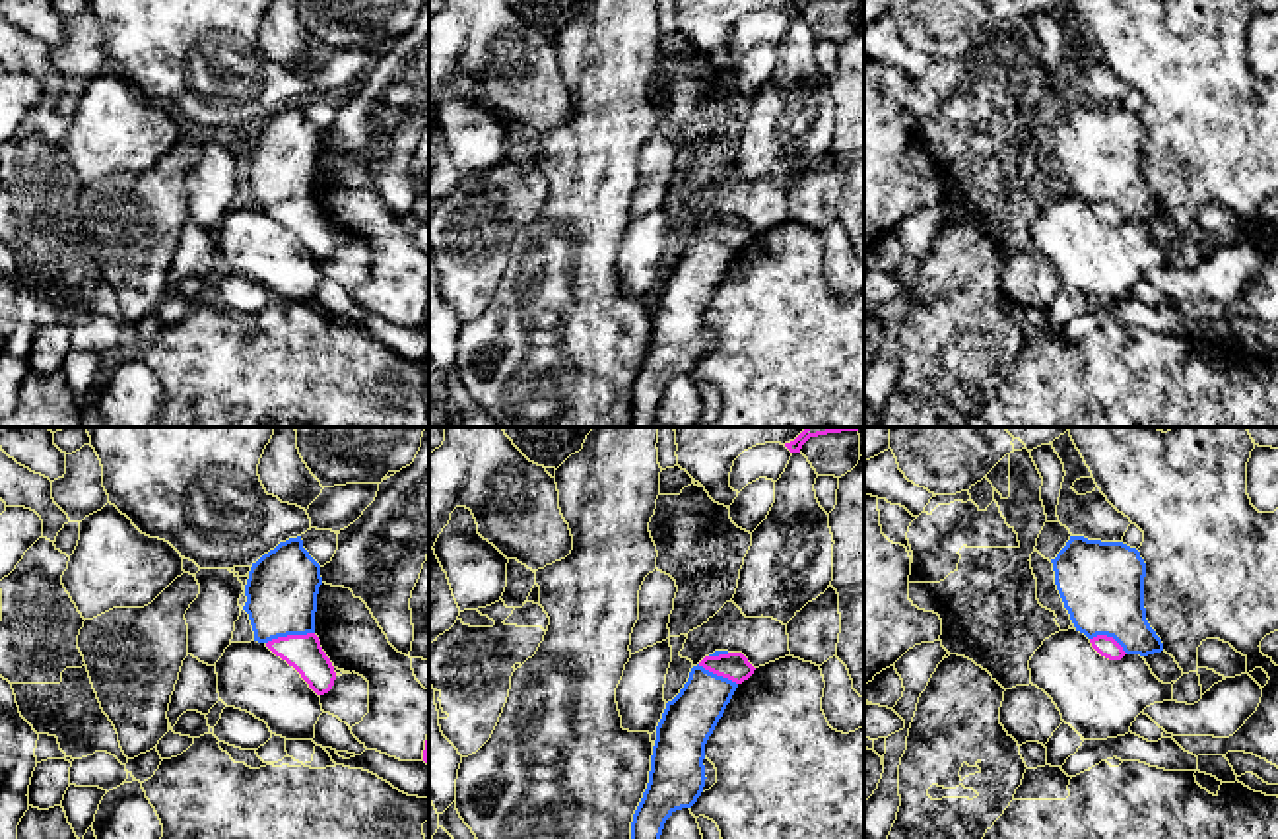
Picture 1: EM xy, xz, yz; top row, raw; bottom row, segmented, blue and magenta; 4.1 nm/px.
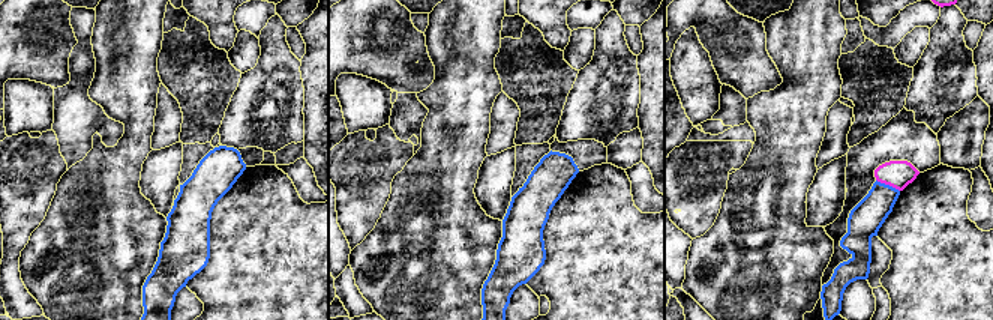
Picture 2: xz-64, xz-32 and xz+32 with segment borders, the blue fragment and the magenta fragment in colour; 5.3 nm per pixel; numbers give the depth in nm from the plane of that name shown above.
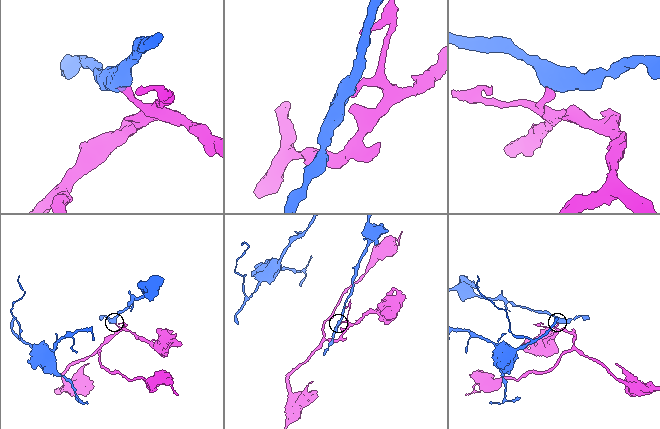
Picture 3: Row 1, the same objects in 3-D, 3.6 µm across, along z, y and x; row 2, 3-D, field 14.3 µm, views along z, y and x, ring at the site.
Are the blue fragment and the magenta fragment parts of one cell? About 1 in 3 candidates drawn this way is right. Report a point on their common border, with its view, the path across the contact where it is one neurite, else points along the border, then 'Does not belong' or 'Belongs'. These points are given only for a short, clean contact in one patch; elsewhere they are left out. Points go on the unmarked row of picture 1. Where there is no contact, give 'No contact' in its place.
Touches blue at xy (290, 199). Boundary: xy (313, 197), (272, 202), (267, 208). Does not belong

